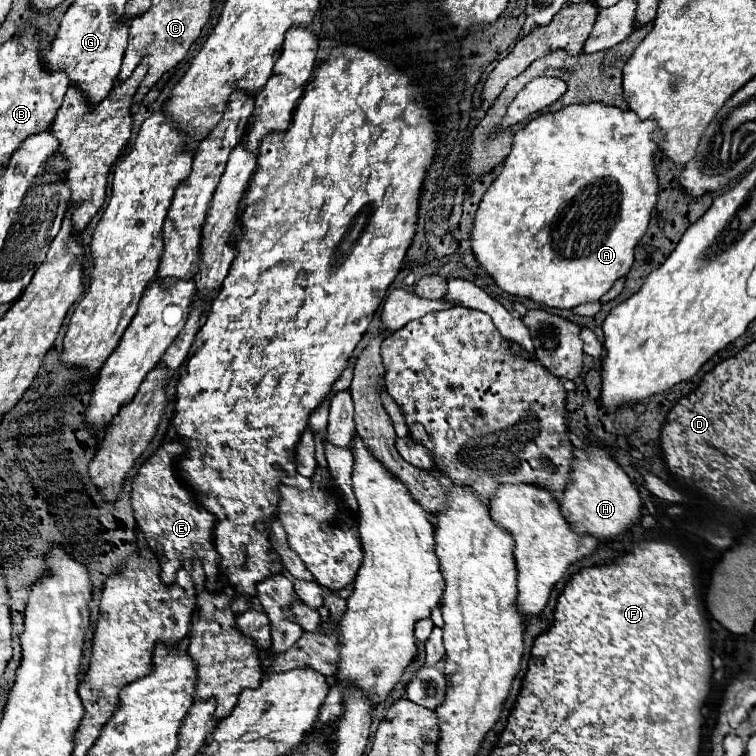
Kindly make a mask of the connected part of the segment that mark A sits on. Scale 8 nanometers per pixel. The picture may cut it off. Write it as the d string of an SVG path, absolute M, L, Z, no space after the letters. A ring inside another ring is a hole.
M586 103L586 105L570 105L564 107L562 111L556 113L544 113L534 117L524 129L520 129L514 135L512 151L506 157L500 175L494 179L490 189L484 193L480 207L474 217L474 227L470 233L470 245L472 253L478 261L478 265L494 279L494 283L506 291L508 295L514 297L526 297L532 299L540 305L546 305L550 309L574 309L580 303L586 301L598 301L612 285L616 279L624 277L632 263L634 263L634 247L642 239L642 235L648 229L650 213L656 205L656 195L658 195L658 181L654 175L654 153L658 151L658 145L650 139L656 129L656 123L652 119L640 121L634 111L626 109L616 109L616 107L606 107L602 103Z

